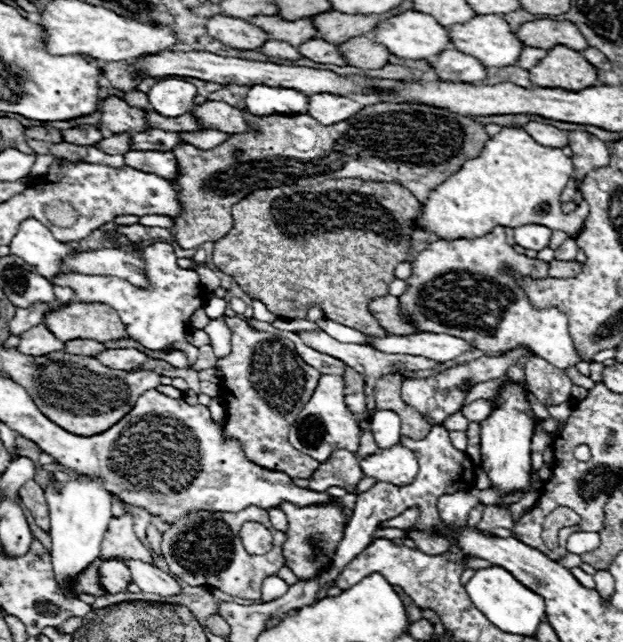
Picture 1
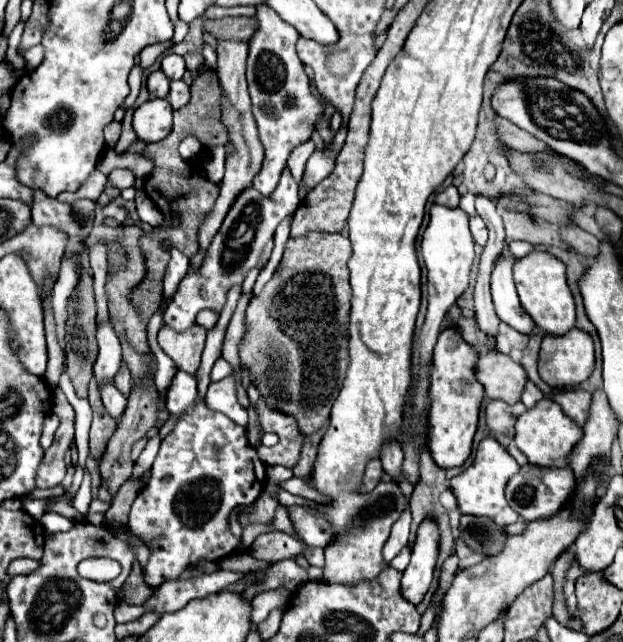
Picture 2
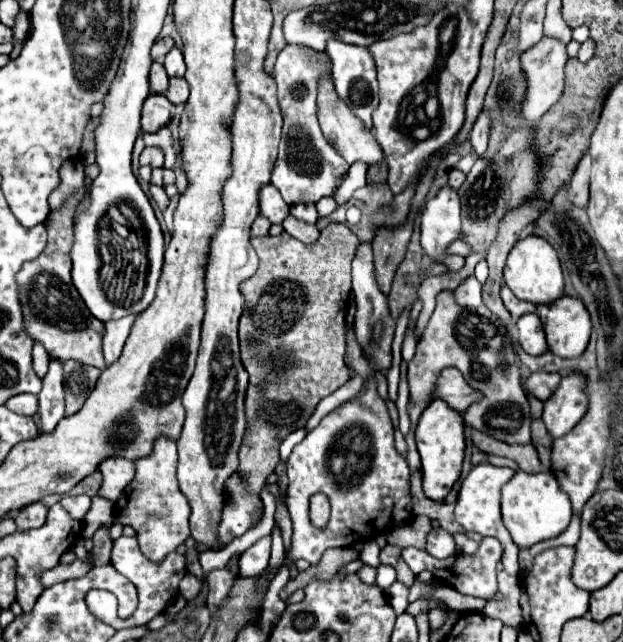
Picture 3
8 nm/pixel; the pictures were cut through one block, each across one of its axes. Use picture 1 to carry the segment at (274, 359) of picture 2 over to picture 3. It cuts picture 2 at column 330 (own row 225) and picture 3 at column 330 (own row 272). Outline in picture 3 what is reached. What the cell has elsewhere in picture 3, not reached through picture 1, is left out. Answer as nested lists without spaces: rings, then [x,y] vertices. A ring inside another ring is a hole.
[[[330,224],[322,230],[318,242],[312,246],[298,242],[286,232],[282,236],[250,238],[250,244],[258,252],[260,266],[252,278],[242,282],[242,296],[246,300],[246,308],[240,318],[240,350],[242,364],[250,374],[250,384],[246,392],[246,432],[240,446],[238,474],[246,482],[248,492],[260,496],[266,478],[276,470],[276,464],[280,462],[280,442],[290,432],[306,426],[318,402],[338,390],[344,382],[348,382],[348,368],[344,364],[344,318],[352,290],[350,264],[360,240],[350,228]]]

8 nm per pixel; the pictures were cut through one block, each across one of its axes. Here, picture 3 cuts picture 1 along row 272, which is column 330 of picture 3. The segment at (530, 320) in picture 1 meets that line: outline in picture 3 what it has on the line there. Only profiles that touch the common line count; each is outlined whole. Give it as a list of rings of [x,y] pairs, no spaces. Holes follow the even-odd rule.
[[[366,380],[364,388],[358,396],[344,402],[322,422],[308,432],[308,436],[294,446],[288,458],[288,496],[286,506],[292,516],[294,534],[292,534],[292,548],[290,560],[304,558],[312,566],[318,564],[322,552],[328,548],[350,548],[358,542],[374,540],[378,534],[388,532],[390,528],[408,526],[414,520],[412,510],[412,496],[410,496],[410,470],[408,462],[402,454],[398,454],[394,446],[394,428],[386,408],[386,402],[378,396],[376,380]],[[318,492],[324,493],[330,502],[331,514],[326,530],[316,530],[308,518],[308,498]]]

